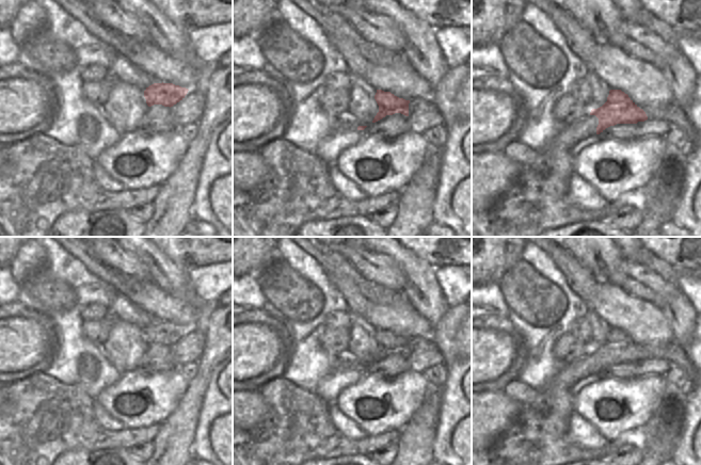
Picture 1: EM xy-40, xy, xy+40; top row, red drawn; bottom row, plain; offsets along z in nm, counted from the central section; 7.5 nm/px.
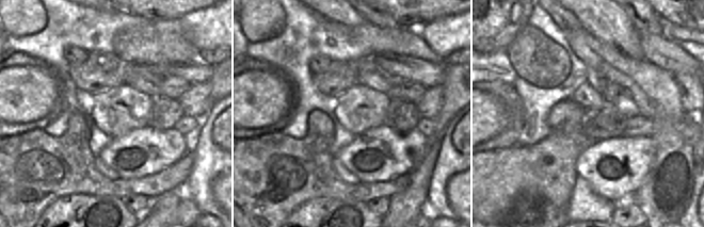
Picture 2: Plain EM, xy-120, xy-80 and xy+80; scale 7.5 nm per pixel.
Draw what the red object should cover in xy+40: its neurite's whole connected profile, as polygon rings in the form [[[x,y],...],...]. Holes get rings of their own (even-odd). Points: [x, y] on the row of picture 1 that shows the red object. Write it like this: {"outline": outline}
{"outline": [[[610,90],[607,101],[592,109],[590,115],[599,118],[596,134],[617,124],[637,124],[648,119],[646,112],[621,90]]]}

